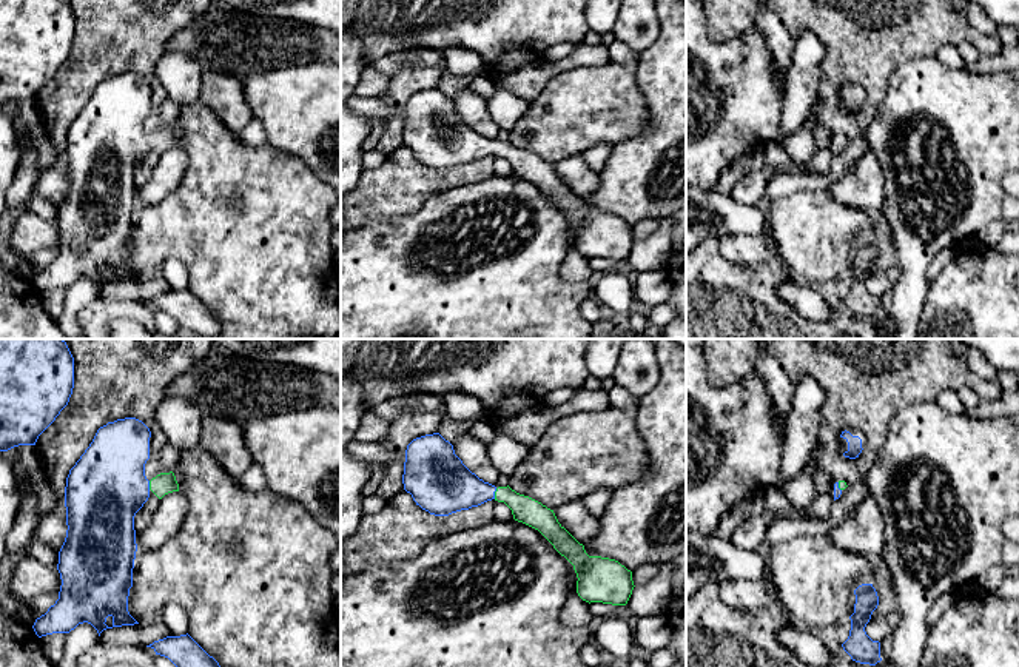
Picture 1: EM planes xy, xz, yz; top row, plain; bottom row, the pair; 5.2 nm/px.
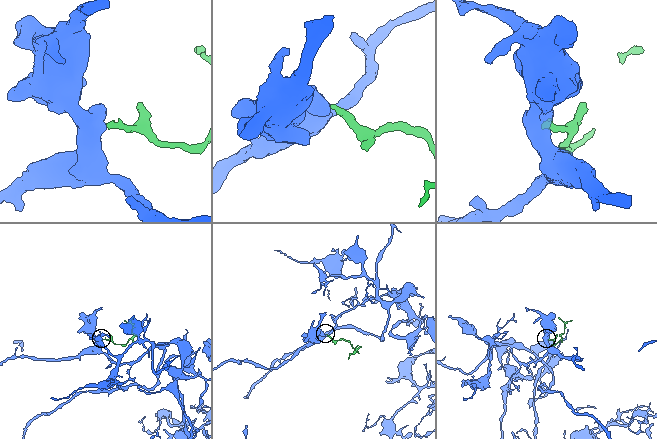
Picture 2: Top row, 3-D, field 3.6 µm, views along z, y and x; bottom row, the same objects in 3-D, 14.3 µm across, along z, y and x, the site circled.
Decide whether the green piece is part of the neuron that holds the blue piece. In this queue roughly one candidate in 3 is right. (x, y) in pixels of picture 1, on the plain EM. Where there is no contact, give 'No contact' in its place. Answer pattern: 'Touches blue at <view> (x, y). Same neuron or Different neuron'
Touches blue at xz (494, 148). Same neuron

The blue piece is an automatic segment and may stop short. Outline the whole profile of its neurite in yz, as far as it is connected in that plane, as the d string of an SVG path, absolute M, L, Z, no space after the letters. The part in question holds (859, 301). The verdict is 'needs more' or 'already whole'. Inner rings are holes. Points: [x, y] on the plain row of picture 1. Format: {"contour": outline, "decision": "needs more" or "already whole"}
{"contour": "M873 239L859 240L854 245L854 250L854 268L849 271L851 285L848 294L842 299L842 302L853 316L876 320L882 316L880 297L873 296L866 290L865 282L869 277L873 266L879 260L879 251Z", "decision": "already whole"}

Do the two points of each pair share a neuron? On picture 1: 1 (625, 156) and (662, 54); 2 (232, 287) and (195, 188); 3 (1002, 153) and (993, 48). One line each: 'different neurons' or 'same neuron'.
1: same neuron
2: same neuron
3: different neurons

